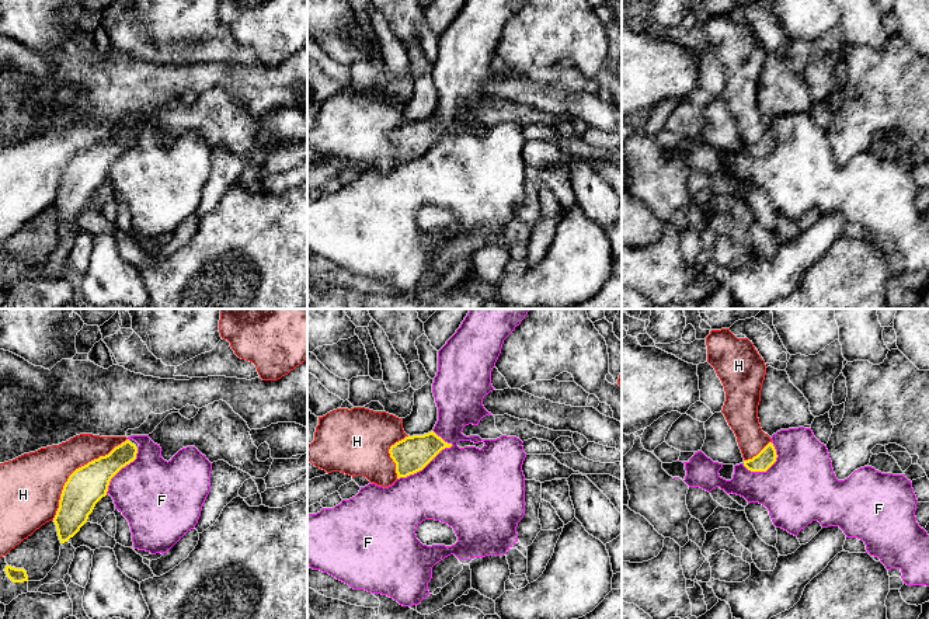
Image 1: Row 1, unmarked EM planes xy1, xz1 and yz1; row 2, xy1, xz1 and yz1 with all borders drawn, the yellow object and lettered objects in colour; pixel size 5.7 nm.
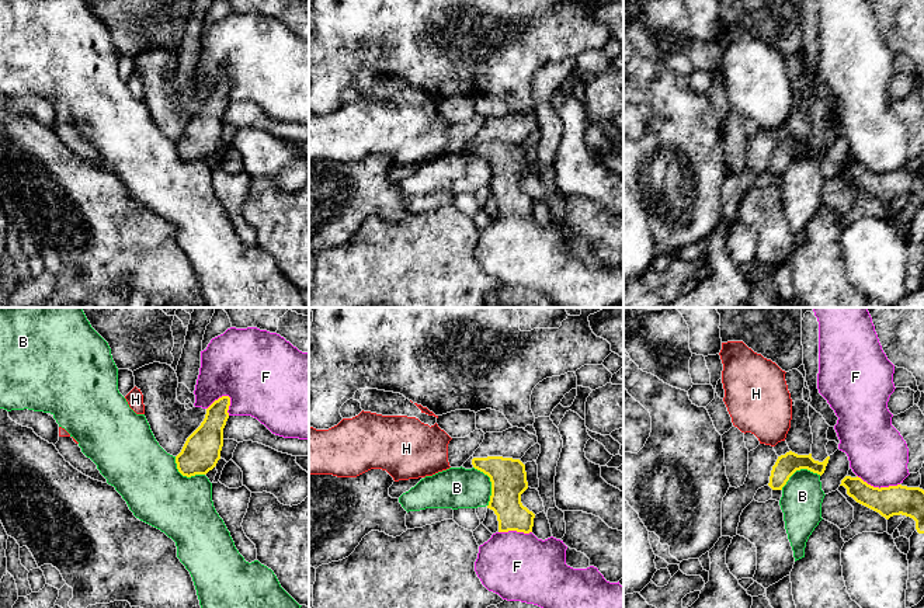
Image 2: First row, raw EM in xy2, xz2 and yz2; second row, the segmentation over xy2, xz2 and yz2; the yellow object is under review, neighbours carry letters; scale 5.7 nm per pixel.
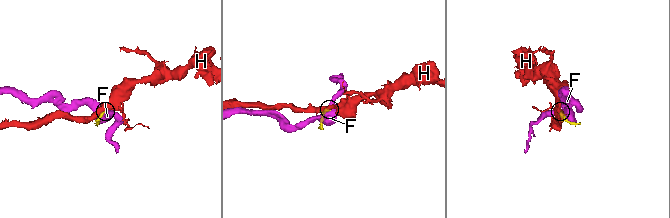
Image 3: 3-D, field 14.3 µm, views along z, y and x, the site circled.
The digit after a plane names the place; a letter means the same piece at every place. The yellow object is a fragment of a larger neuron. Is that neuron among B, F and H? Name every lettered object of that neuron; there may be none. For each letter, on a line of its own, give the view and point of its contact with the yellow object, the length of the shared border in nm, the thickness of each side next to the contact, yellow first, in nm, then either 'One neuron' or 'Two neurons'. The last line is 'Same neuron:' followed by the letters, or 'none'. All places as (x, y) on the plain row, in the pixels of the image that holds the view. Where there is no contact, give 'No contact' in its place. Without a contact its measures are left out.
B: Touches yellow at xz2 (492, 170). Shared border 240 nm. Thickness 200 nm (yellow) against 240 nm. Two neurons
F: Touches yellow at xz1 (424, 152). Shared border 380 nm. Thickness 200 nm (yellow) against 460 nm. Two neurons
H: Touches yellow at xy1 (76, 155). Shared border 650 nm. Thickness 220 nm (yellow) against 320 nm. Two neurons
Same neuron: none

